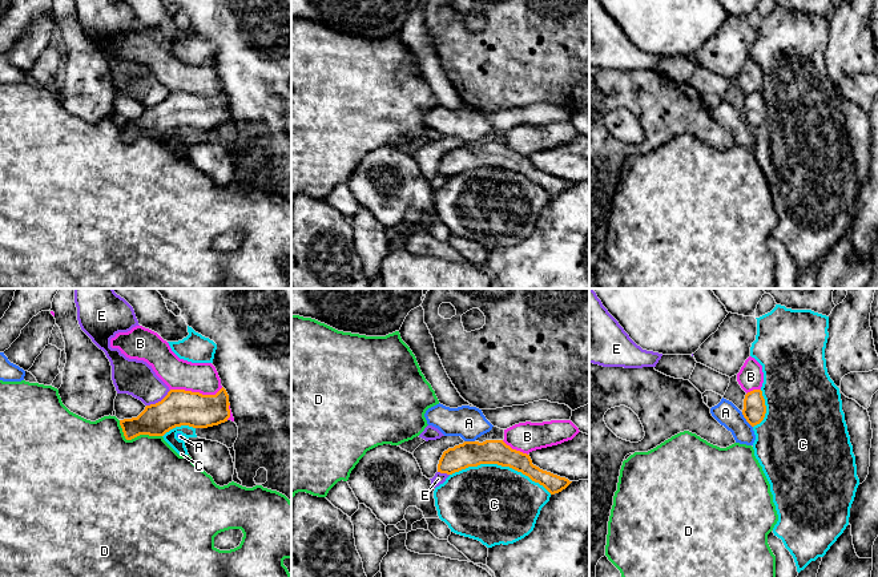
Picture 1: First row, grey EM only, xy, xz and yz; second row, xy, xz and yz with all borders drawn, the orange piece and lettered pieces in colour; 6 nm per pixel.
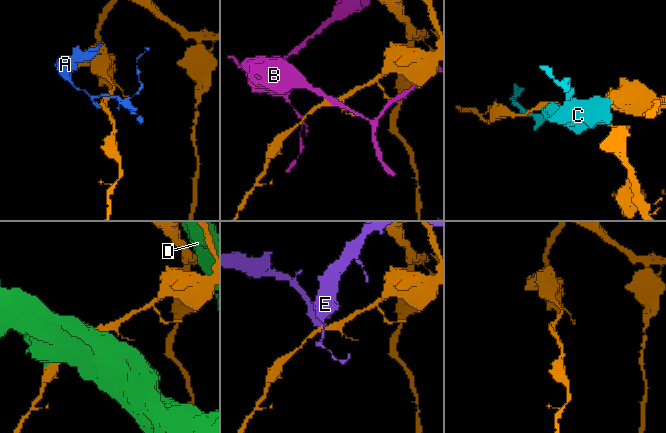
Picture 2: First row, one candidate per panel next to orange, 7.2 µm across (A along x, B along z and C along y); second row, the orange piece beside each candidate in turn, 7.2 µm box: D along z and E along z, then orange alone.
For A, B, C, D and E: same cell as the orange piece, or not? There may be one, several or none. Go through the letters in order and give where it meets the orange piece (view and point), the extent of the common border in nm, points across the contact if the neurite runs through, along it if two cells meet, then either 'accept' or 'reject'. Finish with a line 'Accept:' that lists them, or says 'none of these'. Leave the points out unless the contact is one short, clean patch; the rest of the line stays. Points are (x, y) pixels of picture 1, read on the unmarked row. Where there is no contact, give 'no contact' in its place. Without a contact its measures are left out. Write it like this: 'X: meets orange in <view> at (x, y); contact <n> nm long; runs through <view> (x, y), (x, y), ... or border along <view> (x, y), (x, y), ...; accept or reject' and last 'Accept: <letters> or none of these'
A: meets orange in yz at (746, 122); contact 120 nm long; border along yz (741, 115), (752, 129); reject
B: meets orange in xy at (196, 95); contact 320 nm long; border along xy (222, 89), (214, 96), (170, 92); reject
C: meets orange in xz at (500, 166); contact 650 nm long; reject
D: meets orange in xy at (135, 138); contact 280 nm long; reject
E: meets orange in xy at (158, 104); contact 180 nm long; border along xy (170, 92), (160, 103), (146, 108); reject
Accept: none of these

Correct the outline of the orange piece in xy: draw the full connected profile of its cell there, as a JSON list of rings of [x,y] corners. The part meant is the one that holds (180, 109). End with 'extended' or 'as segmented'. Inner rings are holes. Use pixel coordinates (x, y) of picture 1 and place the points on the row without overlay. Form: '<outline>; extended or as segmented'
[[[223,89],[216,97],[170,92],[161,104],[146,108],[137,120],[120,122],[120,128],[126,142],[140,137],[164,138],[181,128],[208,130],[227,124],[229,108]]]; as segmented

